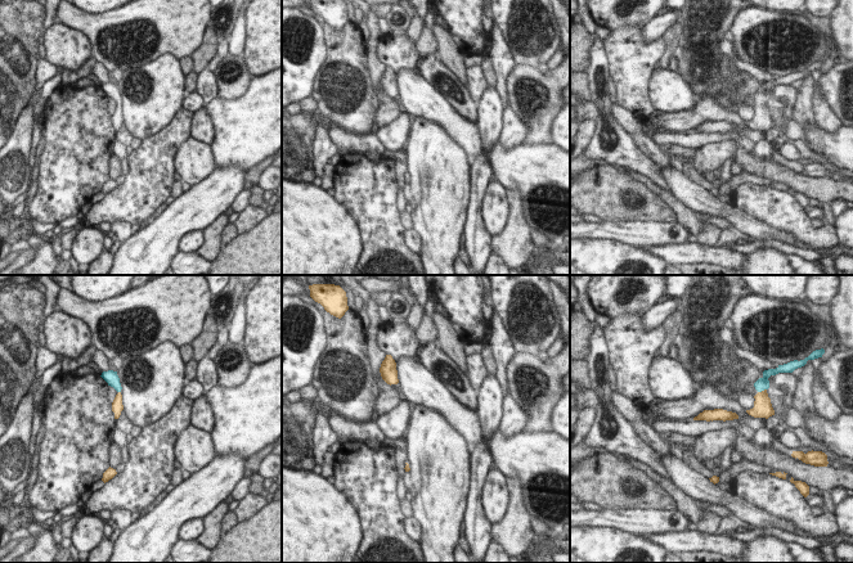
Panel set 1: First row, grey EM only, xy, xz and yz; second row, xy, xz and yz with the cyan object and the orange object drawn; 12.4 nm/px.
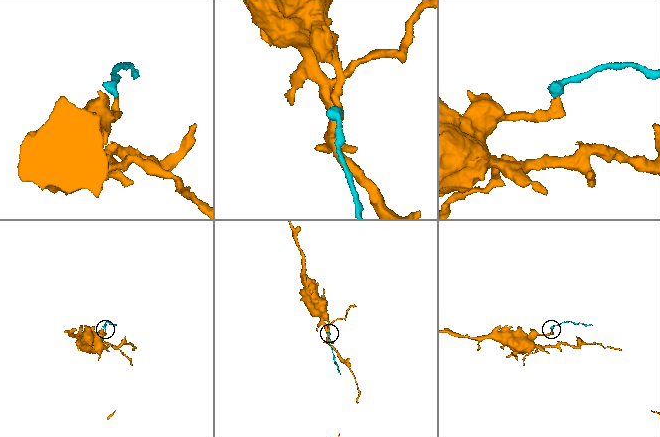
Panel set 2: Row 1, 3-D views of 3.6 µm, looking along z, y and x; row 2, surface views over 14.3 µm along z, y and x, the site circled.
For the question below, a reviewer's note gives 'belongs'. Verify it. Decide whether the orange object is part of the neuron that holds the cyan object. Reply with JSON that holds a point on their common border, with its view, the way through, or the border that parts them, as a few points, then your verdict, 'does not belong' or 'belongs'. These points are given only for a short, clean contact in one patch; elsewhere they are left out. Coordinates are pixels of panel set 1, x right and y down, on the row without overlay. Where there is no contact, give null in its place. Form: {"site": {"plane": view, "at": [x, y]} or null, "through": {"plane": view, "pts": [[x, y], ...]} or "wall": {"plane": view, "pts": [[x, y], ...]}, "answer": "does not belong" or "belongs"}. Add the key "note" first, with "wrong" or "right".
{"note": "right", "site": {"plane": "yz", "at": [762, 102]}, "through": {"plane": "yz", "pts": [[762, 95], [762, 102], [762, 120]]}, "answer": "belongs"}

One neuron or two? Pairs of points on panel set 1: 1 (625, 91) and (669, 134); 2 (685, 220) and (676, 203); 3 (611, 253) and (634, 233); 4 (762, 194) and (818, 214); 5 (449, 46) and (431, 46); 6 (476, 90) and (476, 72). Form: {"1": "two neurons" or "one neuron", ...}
{"1": "two neurons", "2": "one neuron", "3": "two neurons", "4": "two neurons", "5": "two neurons", "6": "one neuron"}

